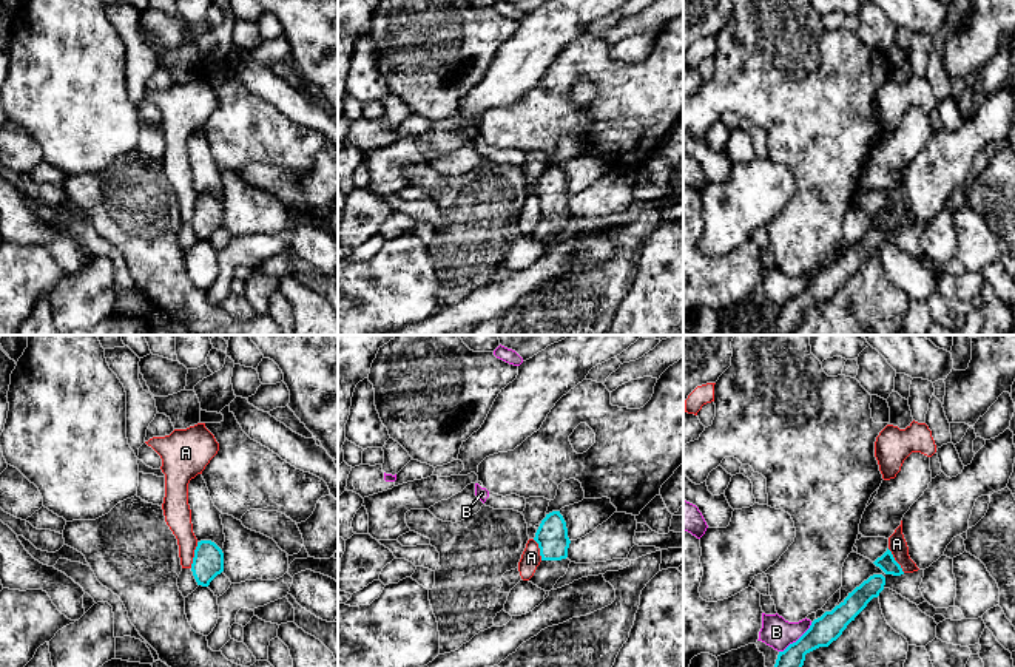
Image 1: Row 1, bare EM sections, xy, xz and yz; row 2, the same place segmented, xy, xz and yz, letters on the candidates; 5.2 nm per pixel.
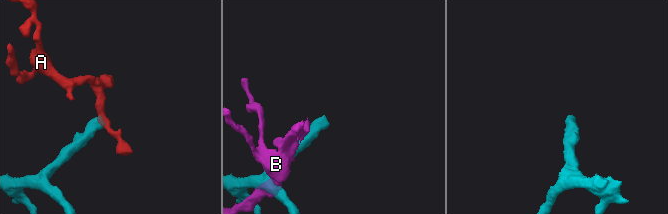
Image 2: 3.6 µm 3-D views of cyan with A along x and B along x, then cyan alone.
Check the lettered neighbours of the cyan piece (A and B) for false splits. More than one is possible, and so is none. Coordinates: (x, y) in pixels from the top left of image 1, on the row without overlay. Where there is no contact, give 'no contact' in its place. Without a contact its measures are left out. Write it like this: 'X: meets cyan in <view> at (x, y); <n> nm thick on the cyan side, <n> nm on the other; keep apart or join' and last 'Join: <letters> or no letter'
A: meets cyan in xy at (195, 209); 160 nm thick on the cyan side, 140 nm on the other; keep apart
B: meets cyan in yz at (798, 294); 150 nm thick on the cyan side, 160 nm on the other; keep apart
Join: no letter

